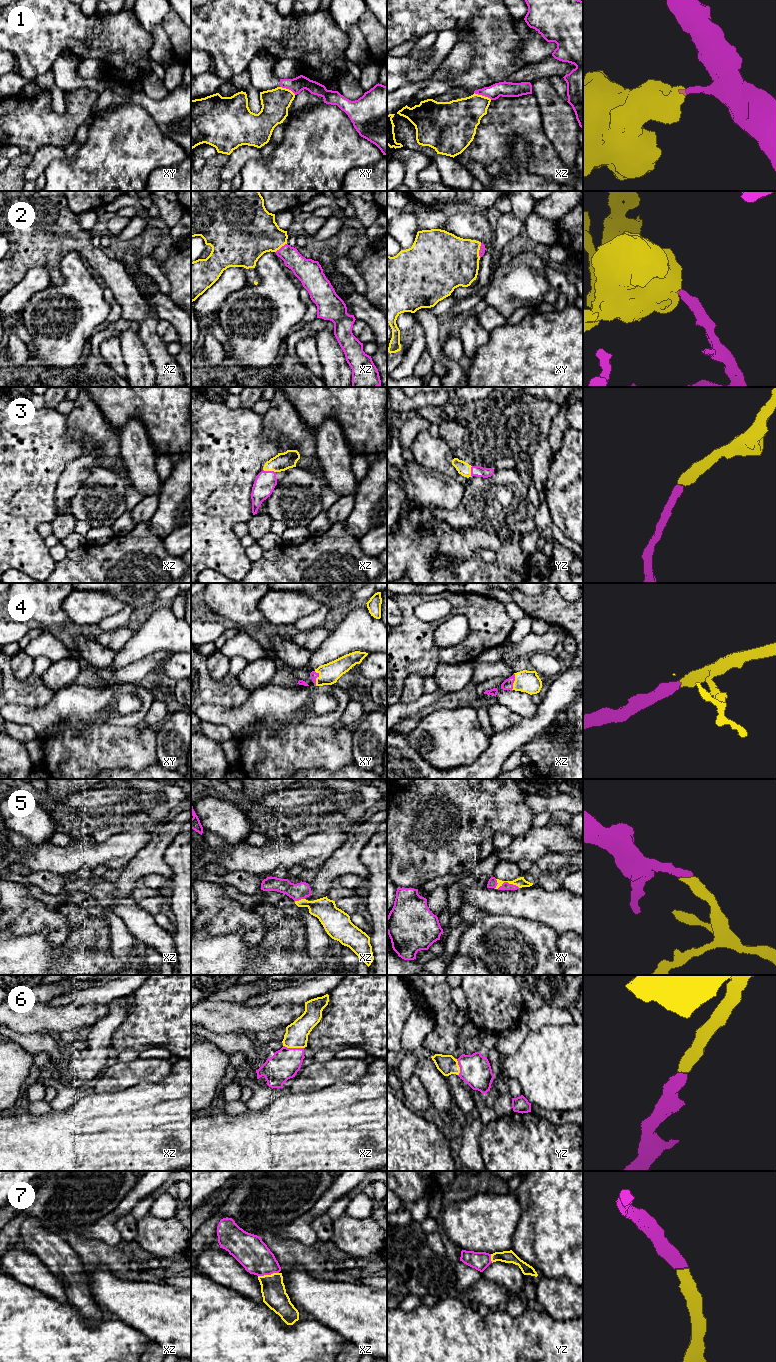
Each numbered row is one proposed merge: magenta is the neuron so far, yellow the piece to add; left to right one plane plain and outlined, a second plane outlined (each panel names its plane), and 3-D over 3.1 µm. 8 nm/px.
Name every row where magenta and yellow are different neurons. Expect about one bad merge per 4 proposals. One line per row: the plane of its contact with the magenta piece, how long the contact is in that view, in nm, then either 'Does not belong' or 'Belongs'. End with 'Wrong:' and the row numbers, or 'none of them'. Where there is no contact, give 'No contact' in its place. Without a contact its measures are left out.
1: Touches magenta in xz. Shared border 160 nm. Does not belong
2: Touches magenta in xy. Shared border 120 nm. Belongs
3: Touches magenta in xz. Shared border 110 nm. Belongs
4: Touches magenta in xy. Shared border 120 nm. Belongs
5: Touches magenta in xy. Shared border 220 nm. Belongs
6: Touches magenta in xz. Shared border 170 nm. Belongs
7: Touches magenta in xz. Shared border 170 nm. Belongs
Wrong: 1

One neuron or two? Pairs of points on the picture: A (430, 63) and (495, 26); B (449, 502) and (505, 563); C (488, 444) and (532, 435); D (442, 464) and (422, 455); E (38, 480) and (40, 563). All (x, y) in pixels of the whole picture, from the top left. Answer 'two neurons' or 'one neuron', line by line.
A: two neurons
B: two neurons
C: one neuron
D: one neuron
E: one neuron

